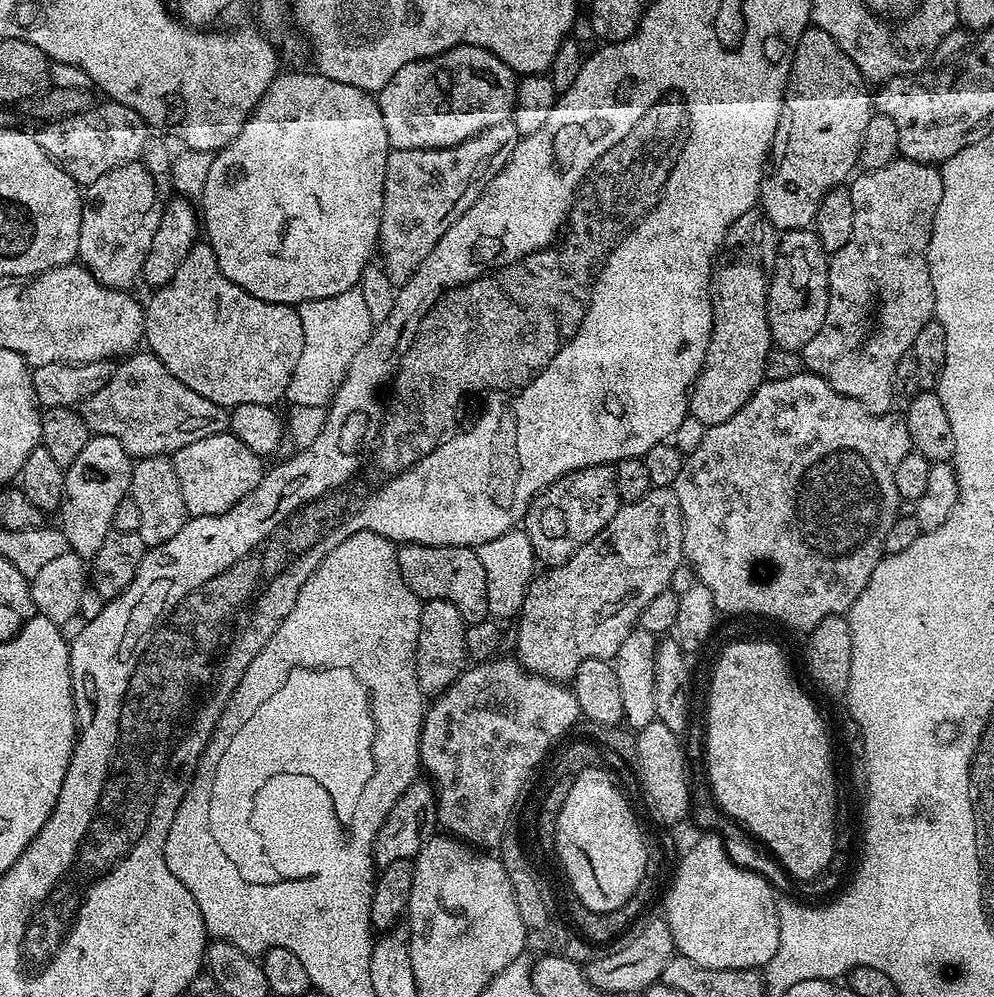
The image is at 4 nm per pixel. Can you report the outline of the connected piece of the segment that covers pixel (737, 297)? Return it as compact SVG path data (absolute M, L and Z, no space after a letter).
M753 210L732 223L713 263L710 346L688 398L689 413L705 426L734 418L765 381L766 358L774 347L768 325L768 282L777 251L777 228L763 212Z

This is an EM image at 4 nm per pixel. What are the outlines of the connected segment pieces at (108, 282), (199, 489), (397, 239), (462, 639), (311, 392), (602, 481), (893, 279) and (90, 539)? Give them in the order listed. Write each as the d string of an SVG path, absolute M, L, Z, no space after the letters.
M143 163L123 164L110 170L102 178L98 178L90 186L92 200L96 205L85 206L82 210L82 226L78 234L78 260L87 268L99 284L108 288L121 290L131 289L131 284L143 273L146 254L150 250L150 242L154 242L154 230L158 230L162 200L159 200L158 189L150 170Z
M231 431L190 442L182 450L171 453L178 486L182 486L182 502L186 502L188 516L221 516L242 502L250 490L258 486L266 471L265 461L254 450L246 447Z
M511 119L499 122L479 136L461 144L440 149L396 149L386 158L386 182L382 198L382 222L378 241L378 260L393 286L405 284L418 266L438 246L438 238L474 206L484 188L506 166L520 131Z
M430 600L421 607L416 643L416 677L425 697L442 695L464 673L469 663L466 650L465 622L458 606L445 600Z
M359 286L342 294L334 294L334 298L302 302L298 305L298 311L302 318L304 341L298 366L294 366L294 374L290 378L286 400L289 405L327 409L336 397L338 386L342 386L342 382L348 377L354 354L358 354L358 350L362 350L362 346L366 346L371 338L374 325Z
M595 464L574 470L558 478L544 492L539 492L528 508L522 524L528 533L537 561L545 565L564 564L590 538L594 538L620 508L616 469L611 464Z
M903 158L894 159L881 168L861 171L850 184L854 231L842 250L831 253L826 322L822 322L822 330L806 342L802 355L807 371L830 382L838 394L854 398L863 408L877 414L893 411L892 396L898 362L911 353L918 330L933 319L936 310L934 286L928 269L928 243L934 214L938 210L938 202L942 202L943 193L944 174L937 165Z
M89 435L82 454L64 474L64 497L58 509L58 527L63 532L69 549L81 558L91 558L102 550L108 533L113 531L112 519L118 502L122 502L132 486L133 457L122 450L122 442L109 436Z

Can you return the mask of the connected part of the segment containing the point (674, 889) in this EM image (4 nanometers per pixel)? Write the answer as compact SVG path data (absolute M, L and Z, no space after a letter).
M715 834L701 837L684 857L679 857L680 865L664 896L662 919L670 926L676 952L690 958L690 962L698 962L698 966L706 966L706 970L763 969L778 951L778 896L772 893L773 885L751 867L739 868L728 857L721 837Z

